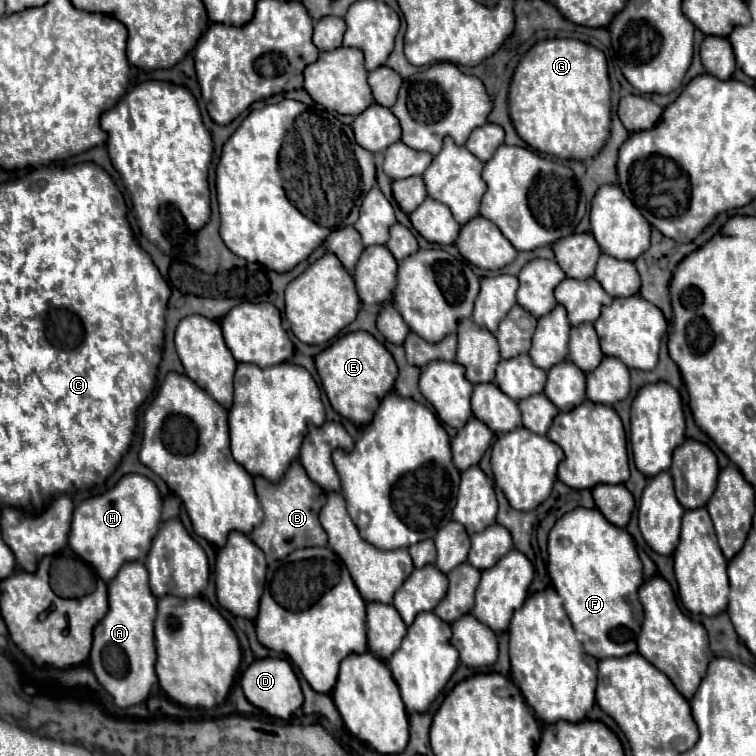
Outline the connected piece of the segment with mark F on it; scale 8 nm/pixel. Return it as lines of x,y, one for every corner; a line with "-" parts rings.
597,508
567,512
549,532
547,572
587,654
603,660
637,650
643,620
637,590
643,584
643,564
627,530
607,522

